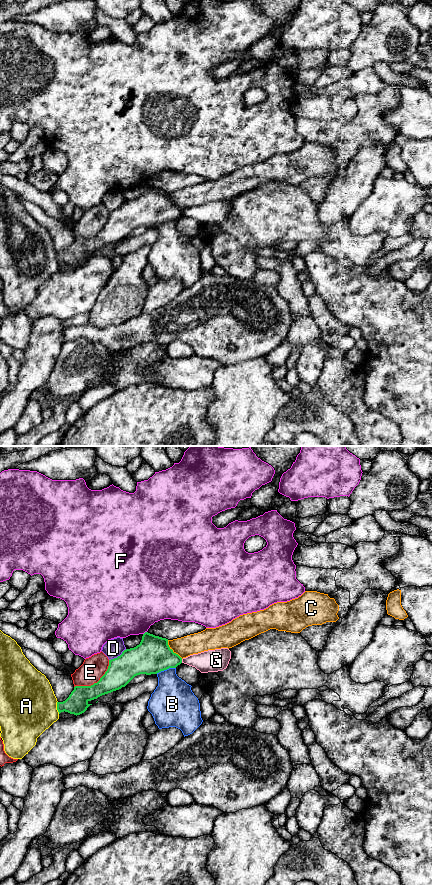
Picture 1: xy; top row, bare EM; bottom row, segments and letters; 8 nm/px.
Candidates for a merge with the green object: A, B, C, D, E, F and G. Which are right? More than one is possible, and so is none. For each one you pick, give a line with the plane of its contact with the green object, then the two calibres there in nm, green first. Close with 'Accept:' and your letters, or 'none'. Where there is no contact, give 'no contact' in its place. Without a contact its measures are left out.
Accept: none

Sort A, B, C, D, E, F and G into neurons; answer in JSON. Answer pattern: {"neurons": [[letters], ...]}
{"neurons": [["A"], ["B"], ["C"], ["D"], ["E"], ["F"], ["G"]]}

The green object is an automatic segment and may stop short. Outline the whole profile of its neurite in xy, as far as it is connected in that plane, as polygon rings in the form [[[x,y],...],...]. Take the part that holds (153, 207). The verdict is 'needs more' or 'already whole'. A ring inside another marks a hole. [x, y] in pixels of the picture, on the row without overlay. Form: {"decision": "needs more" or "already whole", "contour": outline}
{"decision": "already whole", "contour": [[[145,184],[139,197],[109,212],[107,223],[97,235],[75,238],[65,253],[57,254],[57,262],[59,266],[65,263],[80,267],[92,257],[89,253],[125,239],[135,228],[157,226],[181,215],[182,210],[169,199],[168,191]]]}

